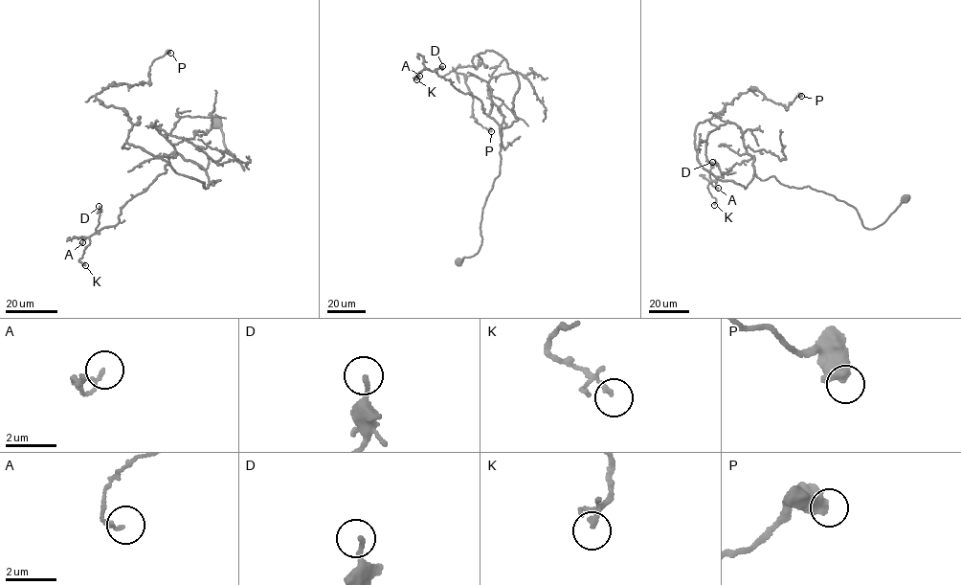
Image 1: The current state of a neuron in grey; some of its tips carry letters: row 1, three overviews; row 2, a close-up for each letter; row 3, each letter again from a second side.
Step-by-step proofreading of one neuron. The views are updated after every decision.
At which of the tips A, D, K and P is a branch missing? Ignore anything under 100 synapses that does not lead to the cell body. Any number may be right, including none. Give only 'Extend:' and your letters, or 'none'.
Extend: none

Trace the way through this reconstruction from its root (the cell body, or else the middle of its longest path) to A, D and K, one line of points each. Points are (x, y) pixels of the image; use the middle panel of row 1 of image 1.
A: (458, 261), (482, 241), (500, 128), (450, 79), (427, 69), (419, 76)
D: (458, 261), (477, 253), (482, 241), (482, 209), (500, 172), (501, 135), (480, 100), (437, 74), (442, 66)
K: (458, 261), (482, 241), (500, 128), (450, 79), (427, 69), (416, 79)

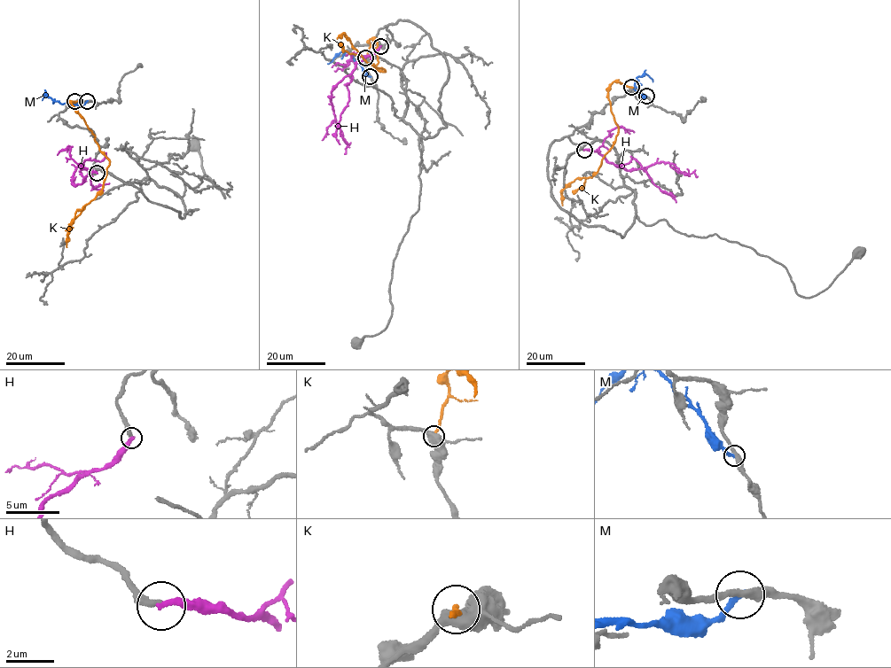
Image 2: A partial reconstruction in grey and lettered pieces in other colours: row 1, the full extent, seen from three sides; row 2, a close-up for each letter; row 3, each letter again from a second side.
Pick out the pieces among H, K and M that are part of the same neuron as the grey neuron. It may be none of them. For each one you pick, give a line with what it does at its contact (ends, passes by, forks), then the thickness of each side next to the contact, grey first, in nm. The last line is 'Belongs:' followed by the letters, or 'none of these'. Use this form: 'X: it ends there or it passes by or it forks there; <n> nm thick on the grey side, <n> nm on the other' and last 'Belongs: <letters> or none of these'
Belongs: none of these

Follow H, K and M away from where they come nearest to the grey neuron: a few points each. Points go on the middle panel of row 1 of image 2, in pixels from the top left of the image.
H: (380, 46), (357, 63), (355, 70), (331, 92), (330, 100), (336, 123), (347, 144), (344, 154)
K: (366, 58), (371, 39), (377, 45), (376, 69), (385, 71), (365, 61), (343, 34), (337, 38)
M: (370, 76), (347, 51), (341, 51), (327, 64)

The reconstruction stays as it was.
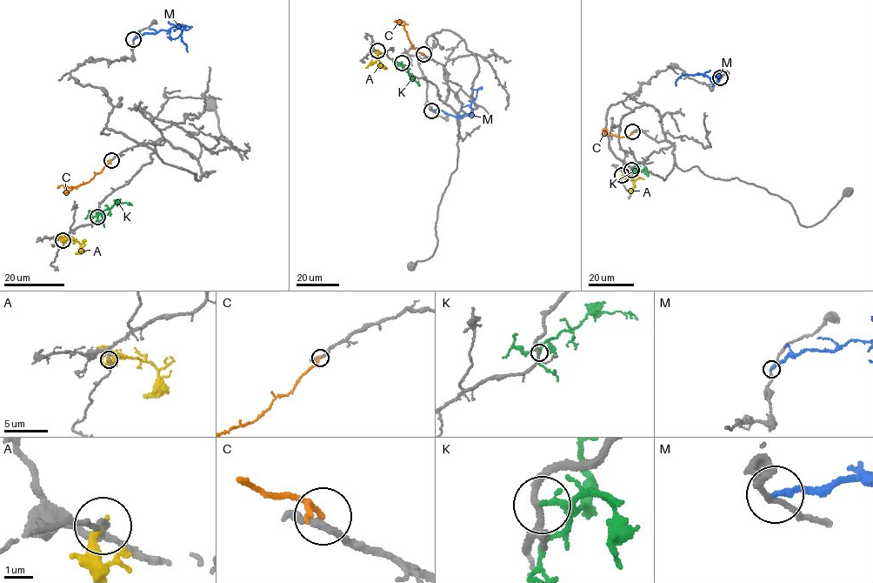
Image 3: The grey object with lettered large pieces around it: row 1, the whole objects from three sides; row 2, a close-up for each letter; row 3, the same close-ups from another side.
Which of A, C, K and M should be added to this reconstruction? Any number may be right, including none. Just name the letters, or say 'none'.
none

